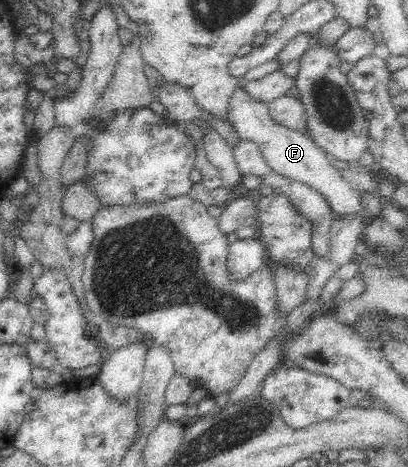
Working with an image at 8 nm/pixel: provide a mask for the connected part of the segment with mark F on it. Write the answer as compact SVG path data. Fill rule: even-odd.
M241 82L229 99L226 115L240 139L257 145L266 165L275 173L287 176L295 182L305 183L315 191L321 192L329 202L335 217L348 216L362 209L360 193L339 175L338 169L331 165L331 158L306 133L275 122L269 114L268 103L254 101Z

